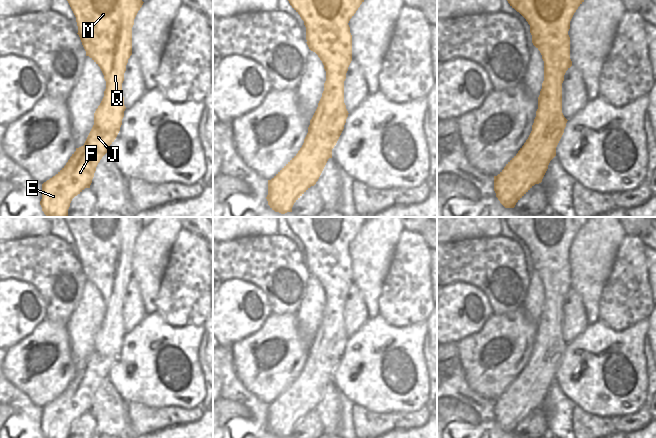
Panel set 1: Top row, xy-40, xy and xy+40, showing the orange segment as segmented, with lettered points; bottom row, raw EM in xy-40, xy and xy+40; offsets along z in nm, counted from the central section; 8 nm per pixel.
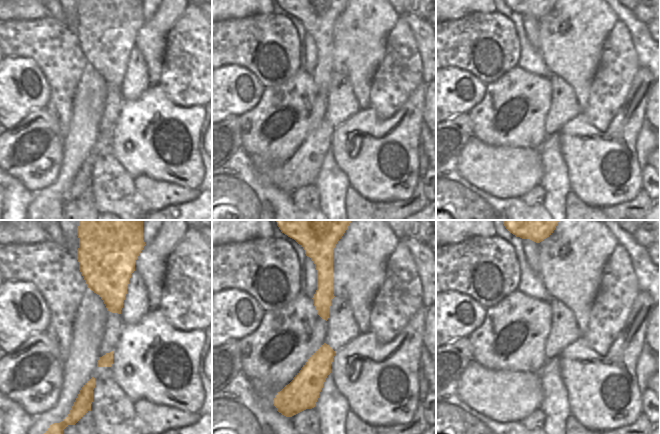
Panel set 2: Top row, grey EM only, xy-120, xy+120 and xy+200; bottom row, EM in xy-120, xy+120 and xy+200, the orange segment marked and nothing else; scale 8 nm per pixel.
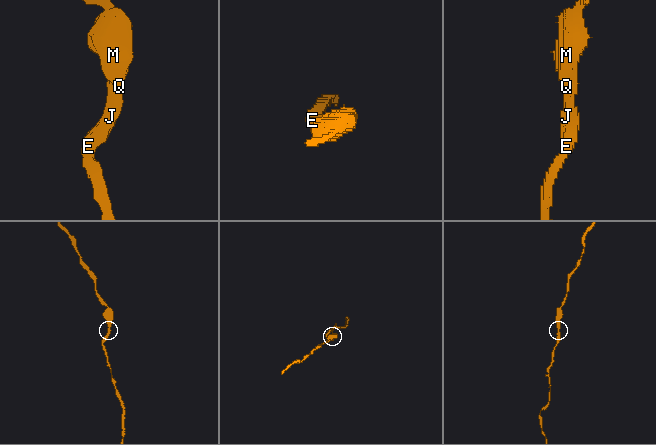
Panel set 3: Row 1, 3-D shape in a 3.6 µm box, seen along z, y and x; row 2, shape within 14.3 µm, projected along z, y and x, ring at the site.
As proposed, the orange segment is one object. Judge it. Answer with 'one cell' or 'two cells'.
one cell

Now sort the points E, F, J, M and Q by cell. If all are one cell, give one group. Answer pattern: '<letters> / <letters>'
E F J M Q

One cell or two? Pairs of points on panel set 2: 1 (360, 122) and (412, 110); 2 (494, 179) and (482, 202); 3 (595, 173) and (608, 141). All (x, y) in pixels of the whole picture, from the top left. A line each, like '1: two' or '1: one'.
1: one
2: two
3: one

